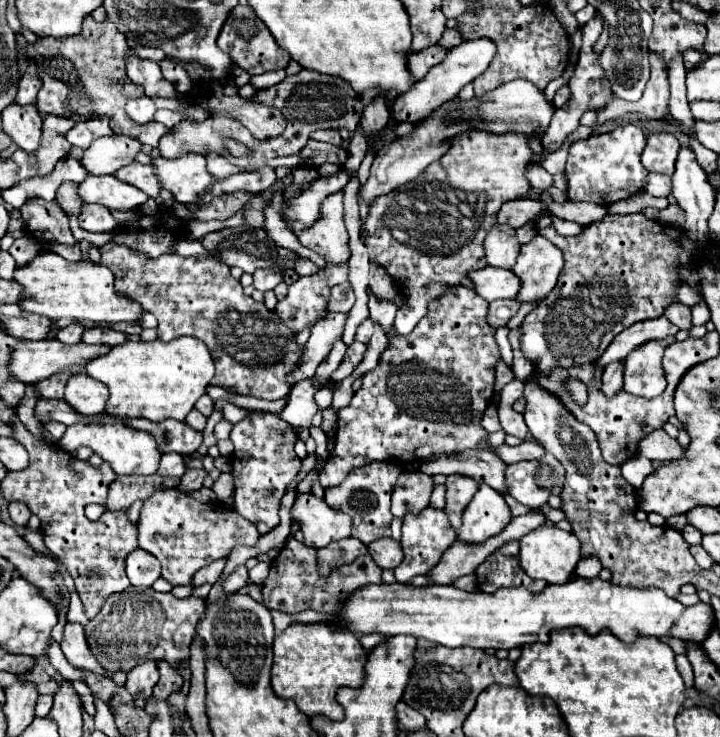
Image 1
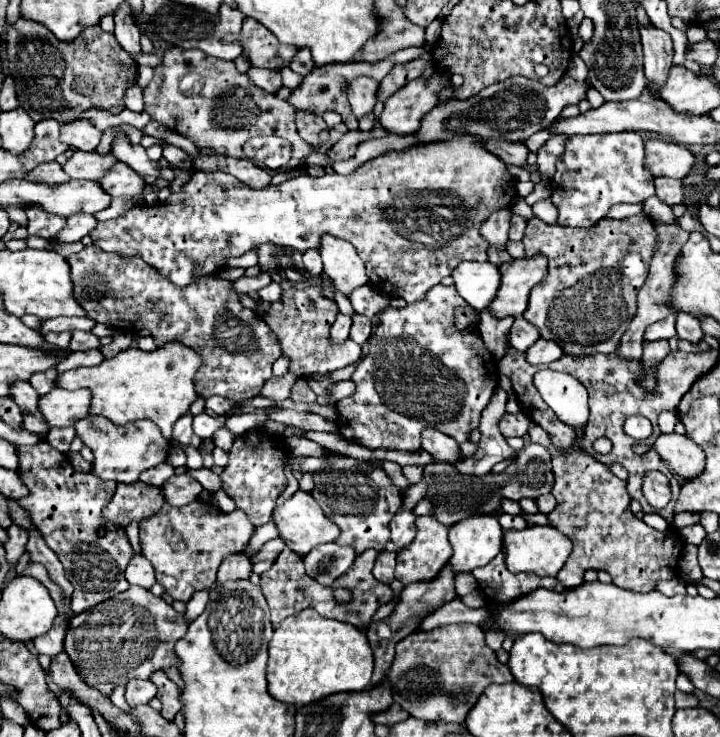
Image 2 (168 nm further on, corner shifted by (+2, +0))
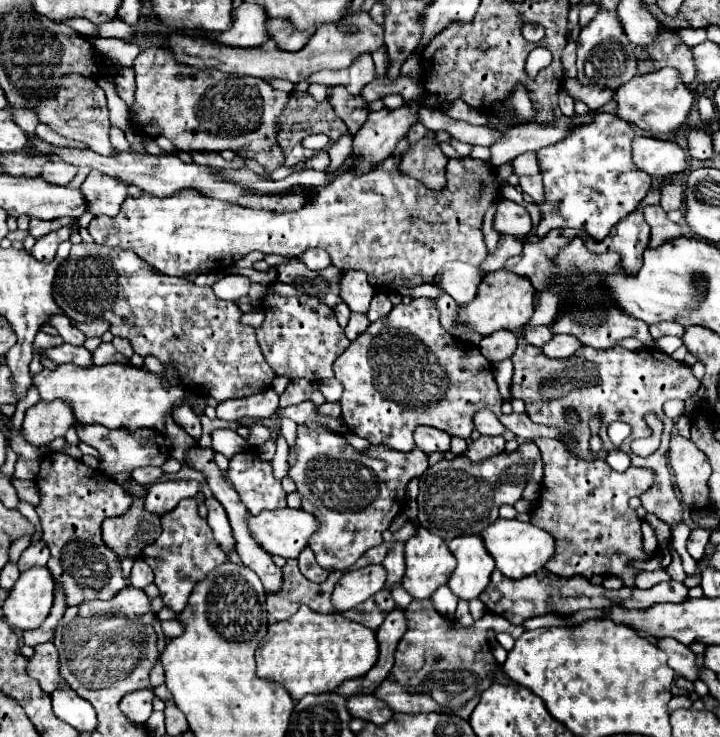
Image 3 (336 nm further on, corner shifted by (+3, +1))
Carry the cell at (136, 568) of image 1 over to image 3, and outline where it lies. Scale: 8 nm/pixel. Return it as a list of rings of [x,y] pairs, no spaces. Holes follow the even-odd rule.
[[[140,557],[136,559],[136,563],[134,563],[134,567],[132,567],[132,573],[130,573],[130,577],[128,577],[128,583],[134,585],[134,587],[138,587],[138,589],[144,589],[146,585],[154,583],[154,573],[152,573],[152,569],[150,569]]]

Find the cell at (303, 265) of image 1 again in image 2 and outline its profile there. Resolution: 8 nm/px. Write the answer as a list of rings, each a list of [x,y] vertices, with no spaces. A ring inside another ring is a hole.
[[[307,250],[303,254],[303,264],[305,264],[305,270],[311,274],[311,276],[319,276],[323,272],[323,262],[321,262],[321,254],[319,250]]]

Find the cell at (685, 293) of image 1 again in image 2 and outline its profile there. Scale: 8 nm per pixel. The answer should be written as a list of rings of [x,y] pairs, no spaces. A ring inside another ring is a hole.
[[[653,220],[653,226],[657,230],[657,246],[655,246],[655,254],[653,254],[653,260],[651,260],[649,276],[647,276],[647,280],[645,280],[645,284],[639,290],[639,296],[637,296],[637,314],[631,320],[629,330],[623,334],[621,346],[617,350],[617,354],[621,358],[633,358],[633,360],[641,358],[643,334],[645,334],[647,326],[665,318],[665,314],[673,314],[673,310],[669,310],[669,306],[665,306],[665,302],[669,302],[669,290],[671,290],[671,284],[673,284],[673,262],[675,262],[677,254],[681,252],[681,246],[689,240],[689,232],[685,232],[677,222],[665,224],[661,220]]]

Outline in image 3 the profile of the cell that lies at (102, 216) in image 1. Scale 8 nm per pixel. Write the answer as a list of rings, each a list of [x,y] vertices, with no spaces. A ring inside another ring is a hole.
[[[68,225],[68,227],[60,227],[58,231],[52,231],[52,233],[40,237],[40,239],[36,241],[36,245],[32,247],[30,253],[32,253],[38,261],[50,263],[50,261],[54,259],[54,255],[56,255],[58,245],[64,243],[64,241],[68,241],[68,237],[72,235],[72,231],[74,231],[74,225]]]

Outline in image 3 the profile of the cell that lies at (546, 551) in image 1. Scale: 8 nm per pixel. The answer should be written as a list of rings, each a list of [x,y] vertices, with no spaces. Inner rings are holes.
[[[498,519],[496,523],[488,525],[488,529],[482,531],[482,537],[484,537],[488,553],[496,561],[496,567],[510,579],[520,579],[520,577],[536,573],[536,569],[546,567],[556,547],[556,541],[552,535],[548,535],[548,531],[532,523],[522,523],[518,519],[512,519],[512,521]]]

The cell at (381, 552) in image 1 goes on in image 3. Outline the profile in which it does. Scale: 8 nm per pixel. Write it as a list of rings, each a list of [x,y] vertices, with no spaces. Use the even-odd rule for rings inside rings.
[[[366,565],[358,571],[346,571],[332,591],[332,605],[336,611],[354,609],[374,593],[384,589],[384,567]]]

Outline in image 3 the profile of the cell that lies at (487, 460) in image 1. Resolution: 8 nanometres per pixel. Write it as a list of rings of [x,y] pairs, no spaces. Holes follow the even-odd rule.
[[[416,427],[414,431],[414,441],[416,445],[426,453],[434,453],[434,451],[448,451],[450,449],[450,435],[432,427]]]

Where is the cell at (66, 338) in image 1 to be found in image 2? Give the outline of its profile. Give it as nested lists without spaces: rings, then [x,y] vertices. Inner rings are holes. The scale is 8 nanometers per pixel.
[[[61,332],[61,334],[45,334],[43,336],[49,344],[55,344],[59,348],[69,348],[69,340],[71,340],[71,334],[69,332]]]

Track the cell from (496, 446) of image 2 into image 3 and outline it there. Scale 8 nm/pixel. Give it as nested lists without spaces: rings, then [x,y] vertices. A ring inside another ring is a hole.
[[[480,435],[476,441],[472,441],[466,449],[466,457],[470,461],[484,461],[488,457],[494,457],[504,451],[504,439],[502,437],[492,437],[492,435]]]

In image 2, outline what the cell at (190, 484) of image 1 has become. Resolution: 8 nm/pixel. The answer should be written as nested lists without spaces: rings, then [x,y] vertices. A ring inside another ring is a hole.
[[[187,474],[173,476],[173,478],[169,478],[169,482],[165,482],[161,486],[161,494],[171,506],[189,504],[189,502],[197,500],[197,496],[201,492],[203,492],[203,486],[197,480],[193,480],[191,476],[187,476]]]

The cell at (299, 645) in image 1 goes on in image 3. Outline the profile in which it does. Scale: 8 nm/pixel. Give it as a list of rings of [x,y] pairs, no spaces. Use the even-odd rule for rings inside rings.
[[[302,605],[288,621],[278,621],[268,629],[266,639],[256,649],[258,677],[282,685],[294,701],[308,693],[336,691],[344,681],[366,675],[378,659],[374,631],[342,615],[320,615]]]

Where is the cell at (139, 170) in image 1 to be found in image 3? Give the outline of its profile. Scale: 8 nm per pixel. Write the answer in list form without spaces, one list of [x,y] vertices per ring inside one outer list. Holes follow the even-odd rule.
[[[90,171],[80,189],[92,215],[116,215],[122,201],[128,197],[128,185],[100,171]]]

